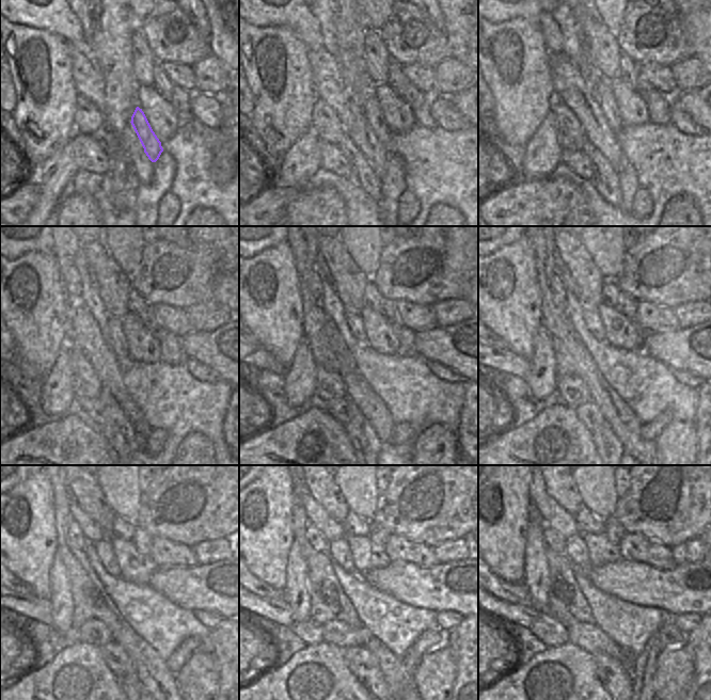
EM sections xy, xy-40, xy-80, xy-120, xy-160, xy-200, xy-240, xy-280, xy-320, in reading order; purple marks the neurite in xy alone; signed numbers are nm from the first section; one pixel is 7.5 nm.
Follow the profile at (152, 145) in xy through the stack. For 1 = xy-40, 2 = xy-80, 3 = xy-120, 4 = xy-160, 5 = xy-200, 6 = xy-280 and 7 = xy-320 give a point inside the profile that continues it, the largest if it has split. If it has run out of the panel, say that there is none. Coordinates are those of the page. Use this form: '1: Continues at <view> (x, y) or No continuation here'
1: Continues at xy-40 (372, 110)
2: Continues at xy-80 (605, 98)
3: Continues at xy-120 (117, 340)
4: Continues at xy-160 (354, 322)
5: Continues at xy-200 (591, 318)
6: Continues at xy-280 (338, 551)
7: Continues at xy-320 (575, 549)

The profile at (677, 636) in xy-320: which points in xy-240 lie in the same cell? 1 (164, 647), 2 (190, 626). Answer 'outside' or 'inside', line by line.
1: outside
2: outside

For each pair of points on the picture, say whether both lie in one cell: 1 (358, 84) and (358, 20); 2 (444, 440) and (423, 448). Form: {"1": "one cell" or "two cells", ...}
{"1": "one cell", "2": "one cell"}

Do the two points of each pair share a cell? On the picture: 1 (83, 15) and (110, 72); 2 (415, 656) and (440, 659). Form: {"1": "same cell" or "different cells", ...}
{"1": "different cells", "2": "different cells"}

